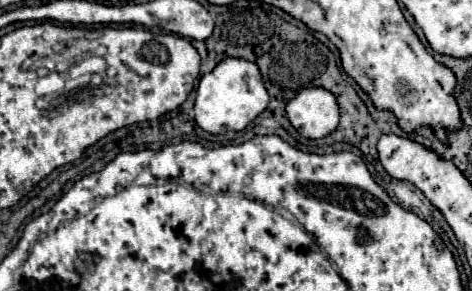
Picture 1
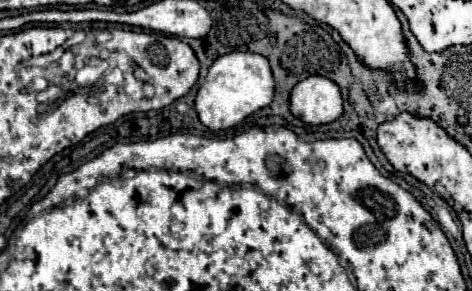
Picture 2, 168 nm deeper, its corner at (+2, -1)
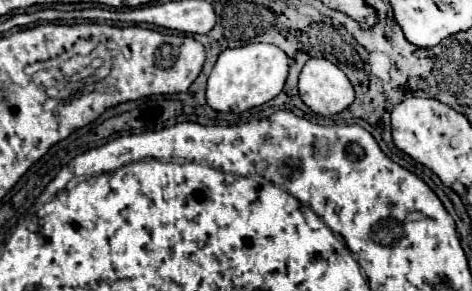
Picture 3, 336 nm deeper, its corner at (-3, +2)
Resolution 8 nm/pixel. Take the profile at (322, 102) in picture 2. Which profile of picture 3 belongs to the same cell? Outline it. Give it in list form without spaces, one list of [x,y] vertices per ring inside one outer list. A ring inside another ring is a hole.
[[[310,59],[300,71],[302,101],[318,115],[336,115],[354,101],[354,89],[340,67],[326,59]]]

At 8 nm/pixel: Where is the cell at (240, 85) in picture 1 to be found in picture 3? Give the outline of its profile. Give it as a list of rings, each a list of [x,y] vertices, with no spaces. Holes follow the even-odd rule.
[[[250,43],[238,49],[226,49],[220,53],[206,87],[206,99],[208,105],[216,111],[232,111],[242,113],[252,107],[258,107],[270,99],[274,99],[288,77],[288,65],[290,57],[282,53],[276,45],[270,43]]]

